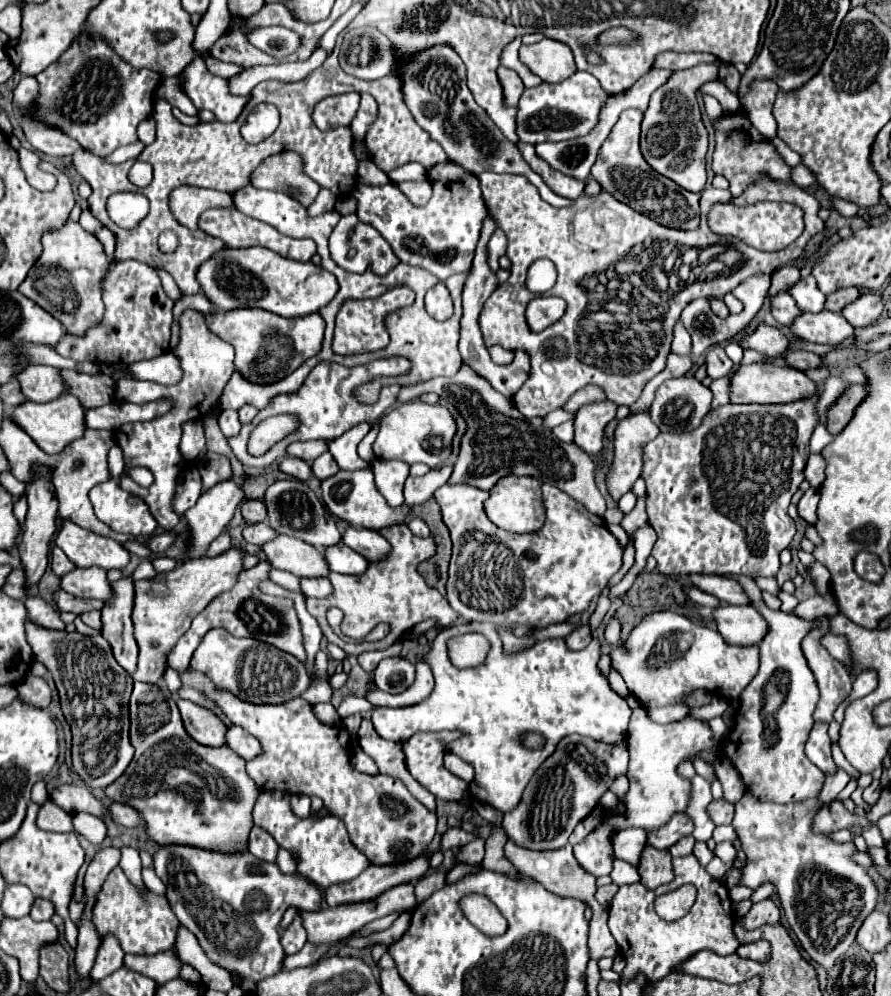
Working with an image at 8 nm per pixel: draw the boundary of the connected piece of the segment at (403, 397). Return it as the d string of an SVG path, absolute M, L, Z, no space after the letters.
M462 364L460 372L452 378L434 378L402 388L398 402L408 402L424 392L434 392L440 398L452 402L468 424L468 430L462 438L460 456L456 460L456 470L452 472L448 484L468 484L478 486L480 490L490 490L506 474L534 476L540 482L558 486L574 500L582 502L594 516L604 516L606 502L594 484L594 464L590 456L578 446L564 444L558 438L554 442L550 428L542 426L542 418L526 418L520 414L512 400L496 392L490 384L486 384L486 380L478 378L470 366Z

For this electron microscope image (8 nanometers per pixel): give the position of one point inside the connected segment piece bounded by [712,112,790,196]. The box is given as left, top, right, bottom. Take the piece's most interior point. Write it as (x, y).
(741, 154)

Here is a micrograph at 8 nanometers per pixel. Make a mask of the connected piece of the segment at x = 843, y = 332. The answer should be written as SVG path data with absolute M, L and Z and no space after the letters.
M822 310L818 314L802 312L798 318L794 318L790 330L806 342L818 344L838 344L854 334L854 328L840 314L830 310Z

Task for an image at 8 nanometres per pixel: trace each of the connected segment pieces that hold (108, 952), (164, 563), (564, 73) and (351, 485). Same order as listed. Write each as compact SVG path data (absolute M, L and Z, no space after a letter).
M106 936L98 948L96 964L90 972L92 980L102 980L102 978L110 976L114 970L122 968L122 958L124 958L124 952L122 952L118 940L114 936Z
M158 556L158 558L152 560L152 566L154 566L156 572L168 572L168 570L174 570L176 560L172 560L168 556Z
M552 38L520 48L520 60L544 82L558 83L576 72L572 50Z
M372 468L366 470L338 470L334 476L322 480L320 484L322 490L322 500L328 508L330 514L334 514L340 520L346 520L348 524L356 526L356 528L370 528L370 530L380 530L386 526L394 526L394 524L404 524L404 520L410 514L410 506L402 504L398 508L392 508L384 496L376 490L374 484L374 472Z

